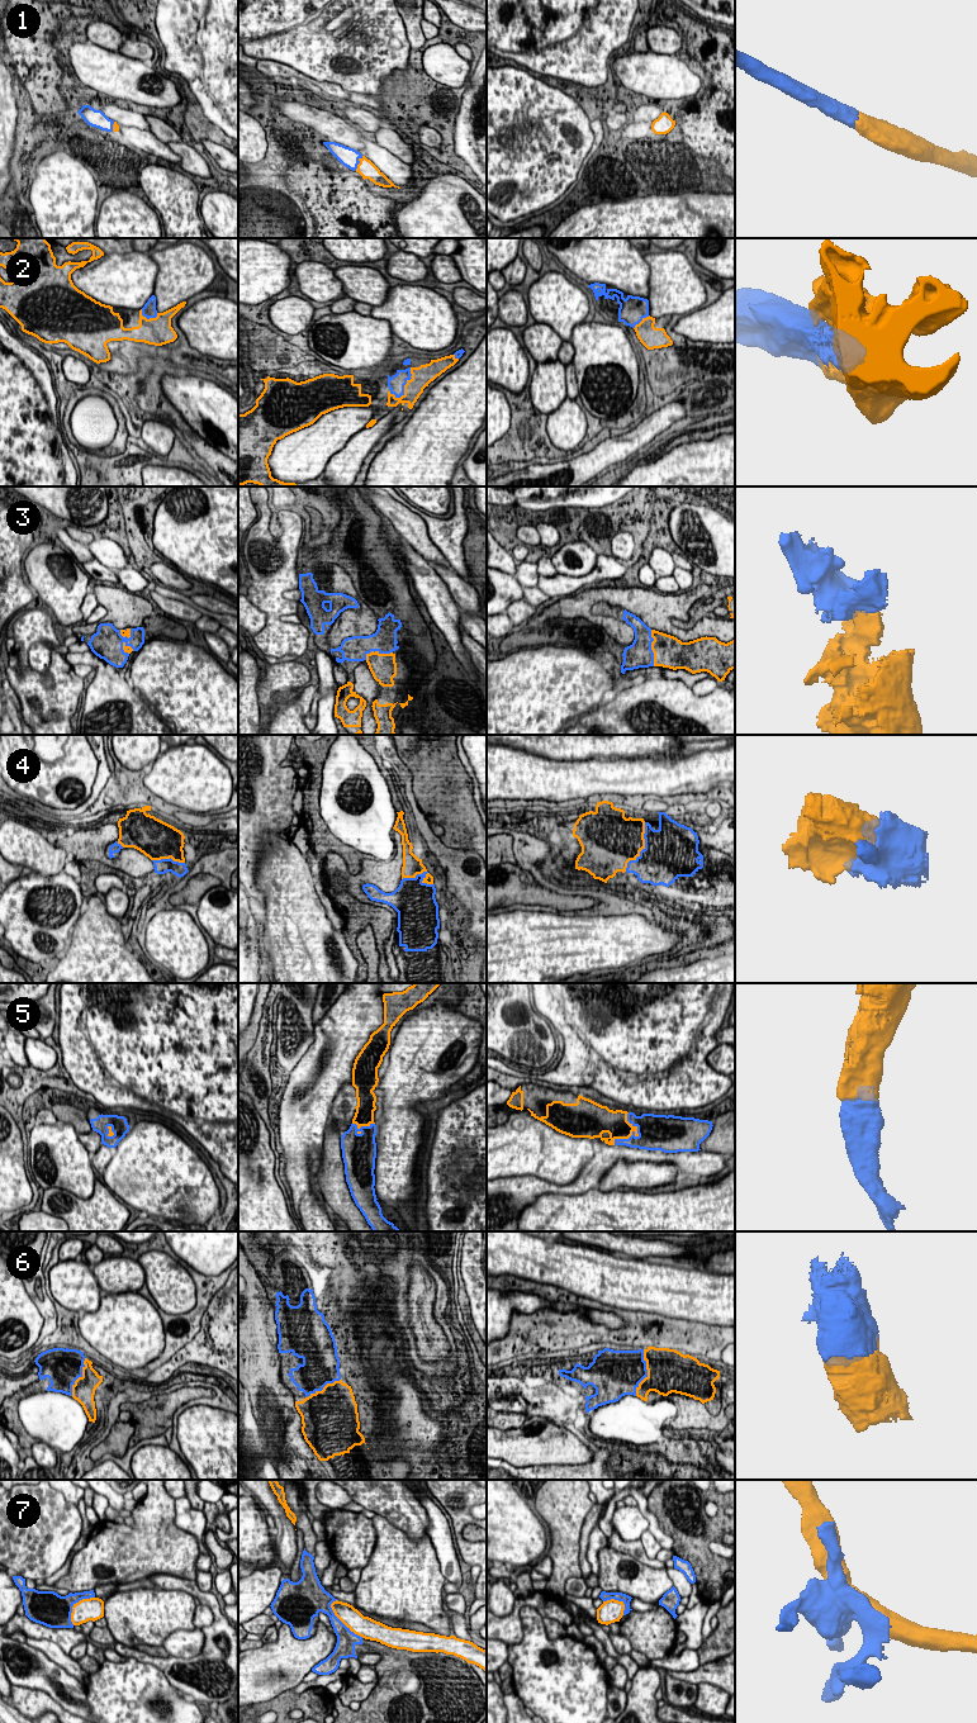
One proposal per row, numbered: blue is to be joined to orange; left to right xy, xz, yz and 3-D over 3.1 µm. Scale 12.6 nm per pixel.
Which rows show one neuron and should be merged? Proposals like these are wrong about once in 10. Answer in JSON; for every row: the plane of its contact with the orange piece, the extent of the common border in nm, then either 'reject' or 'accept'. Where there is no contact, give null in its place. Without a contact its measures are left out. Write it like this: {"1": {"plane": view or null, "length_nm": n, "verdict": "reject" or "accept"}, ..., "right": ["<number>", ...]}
{"1": {"plane": "xz", "length_nm": 220, "verdict": "accept"}, "2": {"plane": "xz", "length_nm": 440, "verdict": "accept"}, "3": {"plane": "yz", "length_nm": 460, "verdict": "accept"}, "4": {"plane": "yz", "length_nm": 700, "verdict": "accept"}, "5": {"plane": "yz", "length_nm": 460, "verdict": "accept"}, "6": {"plane": "yz", "length_nm": 600, "verdict": "accept"}, "7": {"plane": "xz", "length_nm": 600, "verdict": "reject"}, "right": ["1", "2", "3", "4", "5", "6"]}

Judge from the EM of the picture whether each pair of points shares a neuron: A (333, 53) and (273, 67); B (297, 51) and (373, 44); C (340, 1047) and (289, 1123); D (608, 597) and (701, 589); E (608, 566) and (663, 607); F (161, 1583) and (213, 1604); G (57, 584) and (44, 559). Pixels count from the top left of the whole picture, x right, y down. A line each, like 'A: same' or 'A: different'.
A: different
B: same
C: same
D: same
E: different
F: same
G: same

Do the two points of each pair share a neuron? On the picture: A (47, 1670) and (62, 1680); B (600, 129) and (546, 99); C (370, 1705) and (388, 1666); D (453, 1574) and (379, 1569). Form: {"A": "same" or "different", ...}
{"A": "same", "B": "different", "C": "same", "D": "different"}

